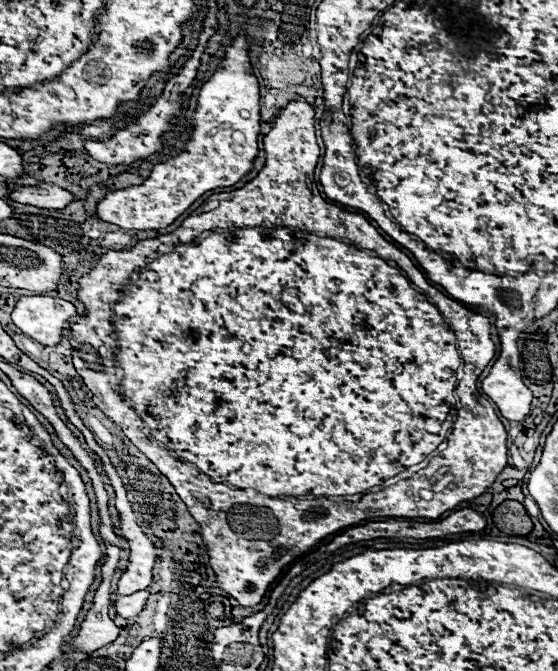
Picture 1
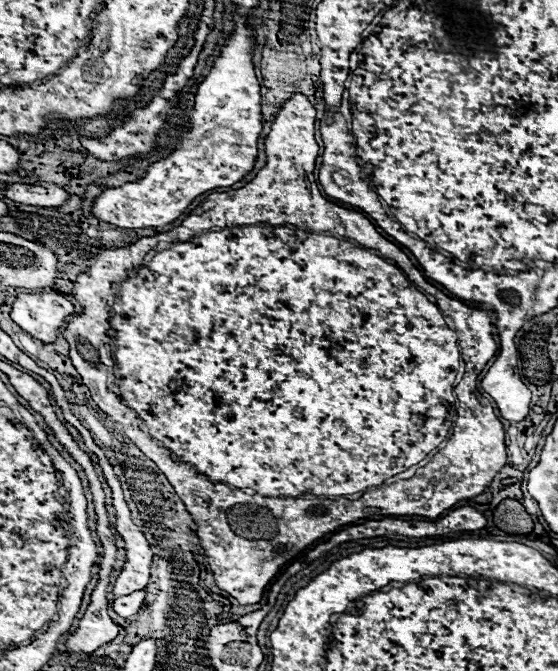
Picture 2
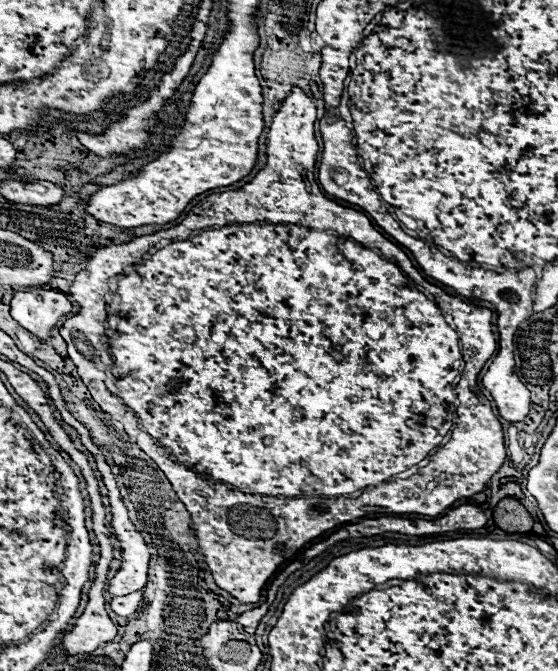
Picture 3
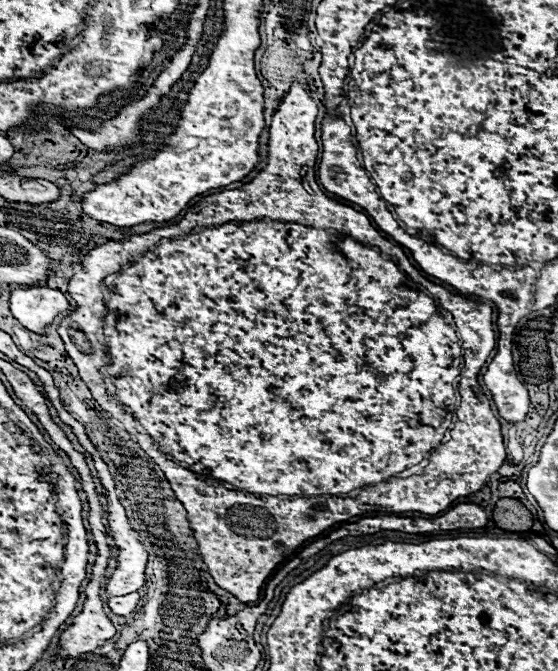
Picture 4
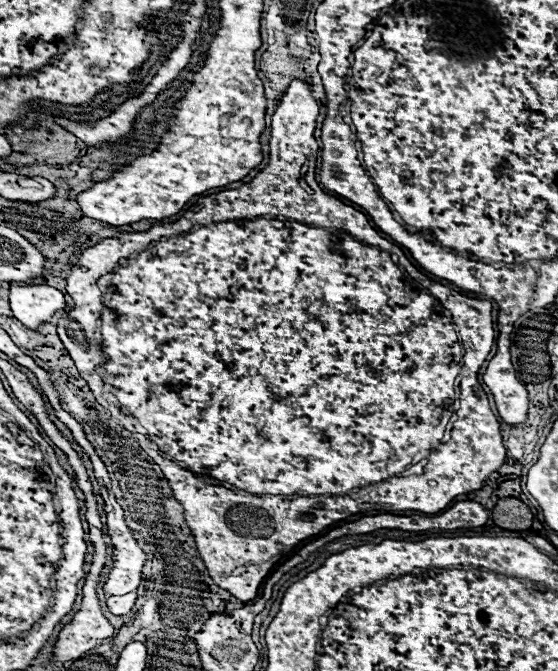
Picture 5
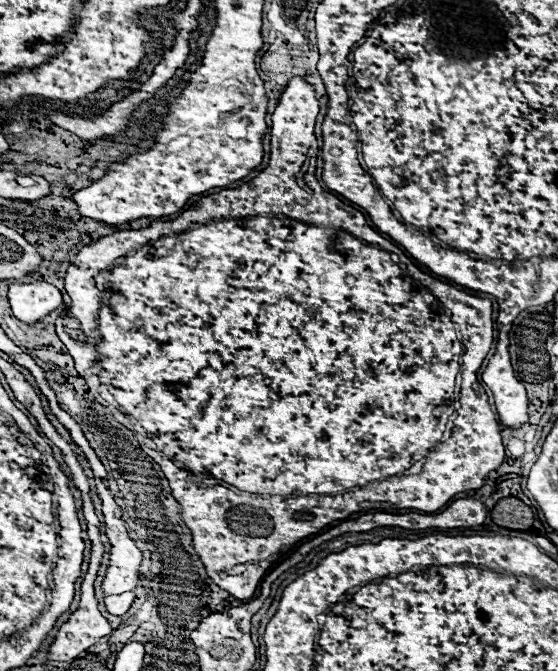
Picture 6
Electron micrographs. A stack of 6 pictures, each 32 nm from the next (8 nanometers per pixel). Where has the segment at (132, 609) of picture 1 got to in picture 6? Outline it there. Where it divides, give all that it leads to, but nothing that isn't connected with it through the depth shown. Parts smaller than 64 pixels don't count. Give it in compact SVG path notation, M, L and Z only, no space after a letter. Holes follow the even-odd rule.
M124 592L124 594L116 594L116 596L106 596L104 598L104 604L106 604L106 610L114 616L122 616L128 612L130 604L134 602L134 592Z

